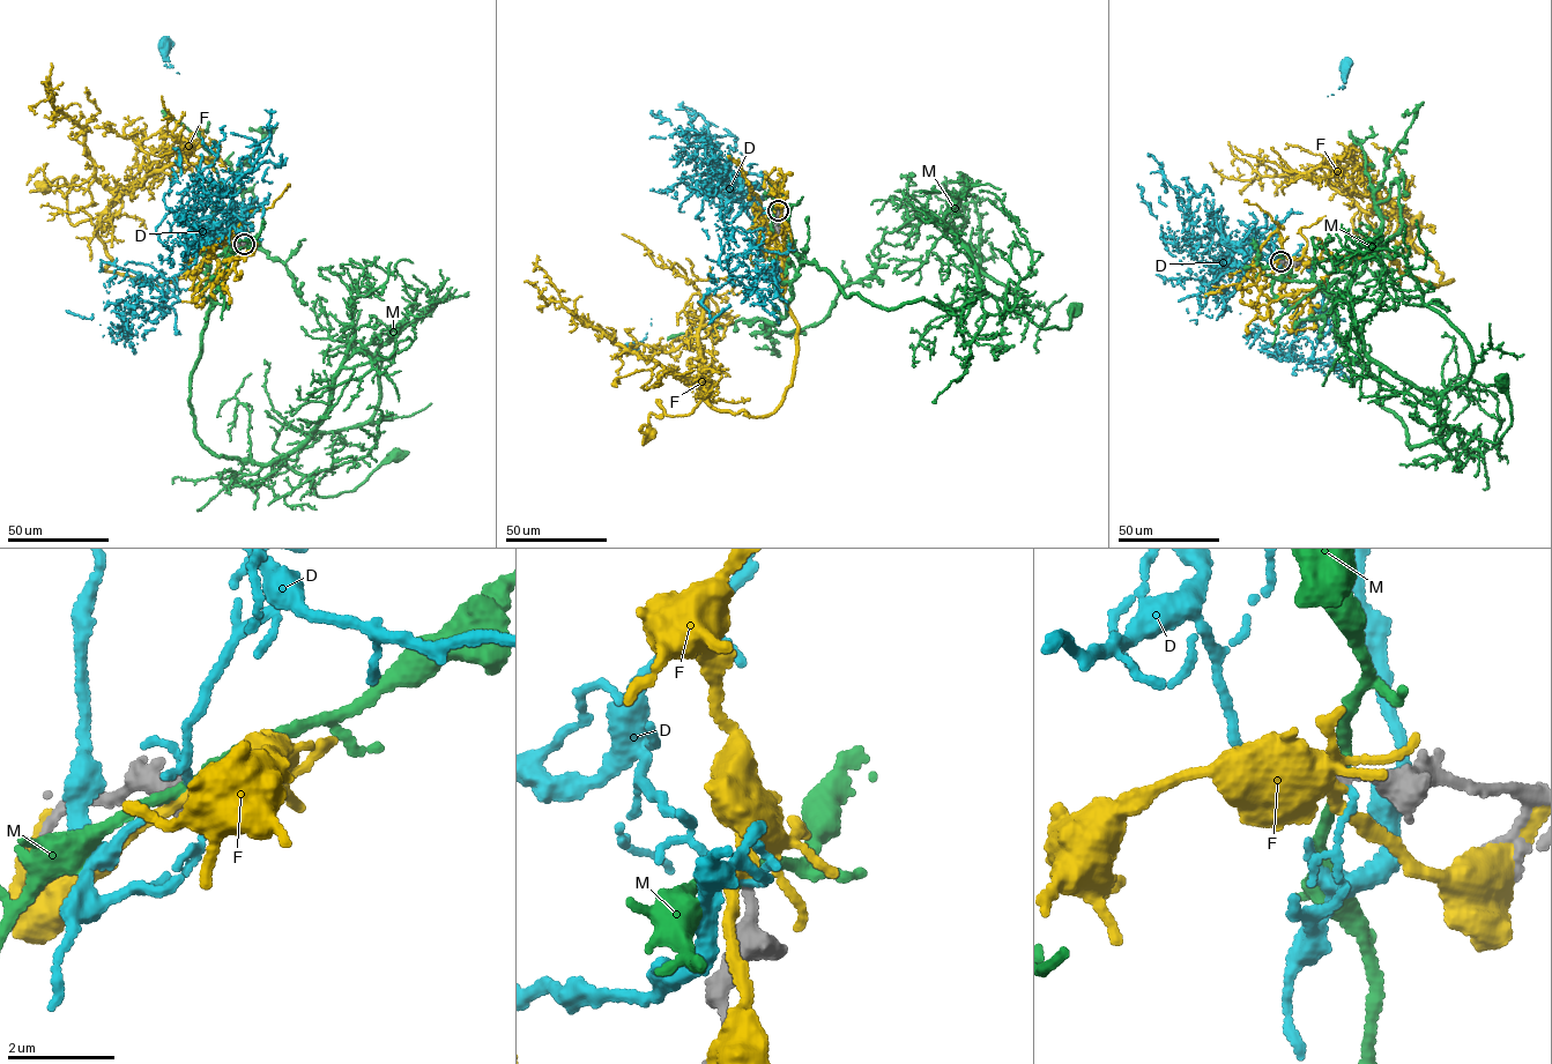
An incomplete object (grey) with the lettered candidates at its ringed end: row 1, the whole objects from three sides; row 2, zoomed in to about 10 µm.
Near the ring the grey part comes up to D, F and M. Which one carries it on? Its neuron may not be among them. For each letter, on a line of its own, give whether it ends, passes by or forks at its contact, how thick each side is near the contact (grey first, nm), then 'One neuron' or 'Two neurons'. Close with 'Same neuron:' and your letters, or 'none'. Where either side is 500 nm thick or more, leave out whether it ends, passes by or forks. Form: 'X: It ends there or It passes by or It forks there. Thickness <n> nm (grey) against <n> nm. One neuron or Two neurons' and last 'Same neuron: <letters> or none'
D: It passes by. Thickness 240 nm (grey) against 100 nm. Two neurons
F: It passes by. Thickness 240 nm (grey) against 280 nm. Two neurons
M: It passes by. Thickness 240 nm (grey) against 200 nm. Two neurons
Same neuron: none

